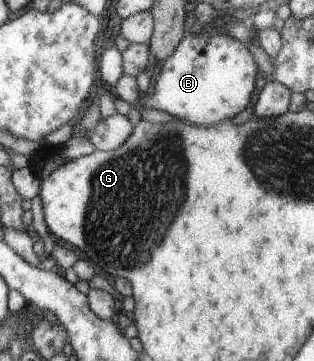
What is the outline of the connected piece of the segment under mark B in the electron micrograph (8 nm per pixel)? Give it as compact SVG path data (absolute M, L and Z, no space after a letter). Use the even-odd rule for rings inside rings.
M187 32L161 64L154 86L140 96L140 108L164 110L182 121L204 127L230 120L251 102L259 71L248 48L223 34Z

